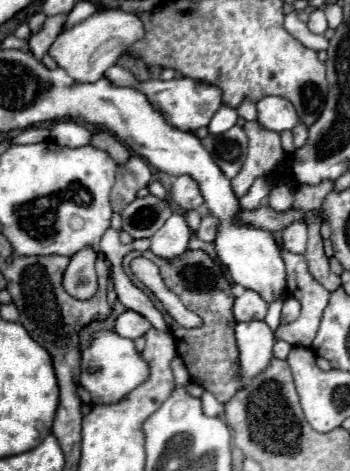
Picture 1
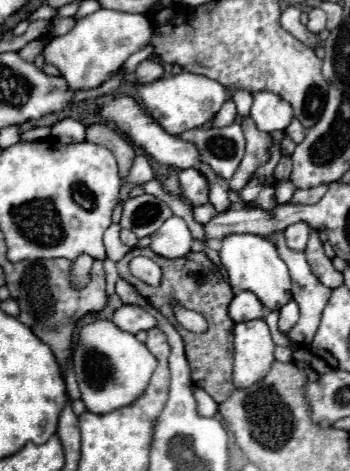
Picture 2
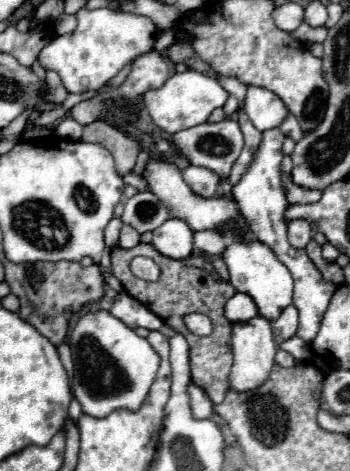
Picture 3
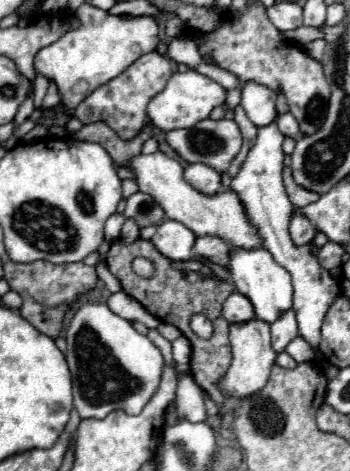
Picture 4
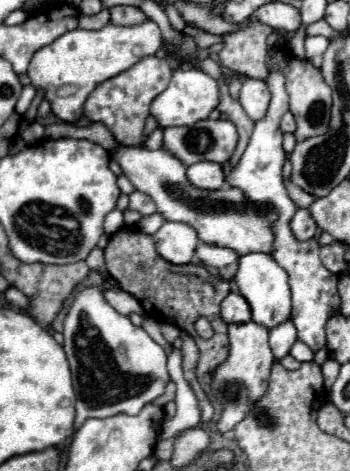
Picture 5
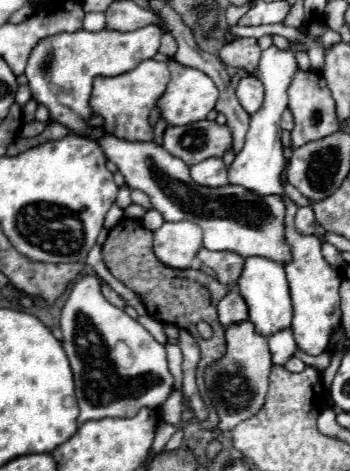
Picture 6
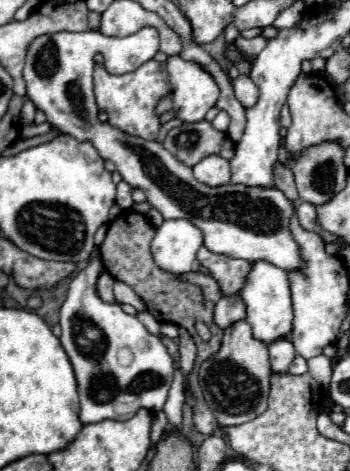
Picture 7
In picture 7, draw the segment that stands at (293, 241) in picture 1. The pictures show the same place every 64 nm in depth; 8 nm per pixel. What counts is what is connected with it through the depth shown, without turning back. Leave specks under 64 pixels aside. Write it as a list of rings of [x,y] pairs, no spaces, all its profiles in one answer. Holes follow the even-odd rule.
[[[302,202],[302,204],[296,208],[296,216],[298,216],[300,226],[302,226],[304,230],[314,230],[314,226],[316,226],[316,206],[314,206],[314,204]]]

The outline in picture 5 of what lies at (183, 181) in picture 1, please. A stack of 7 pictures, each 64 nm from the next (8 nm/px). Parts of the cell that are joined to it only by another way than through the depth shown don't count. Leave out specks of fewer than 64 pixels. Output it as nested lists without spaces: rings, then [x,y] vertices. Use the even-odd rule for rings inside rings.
[[[198,162],[188,166],[188,180],[196,188],[204,188],[204,190],[216,190],[226,184],[222,166],[218,162]]]

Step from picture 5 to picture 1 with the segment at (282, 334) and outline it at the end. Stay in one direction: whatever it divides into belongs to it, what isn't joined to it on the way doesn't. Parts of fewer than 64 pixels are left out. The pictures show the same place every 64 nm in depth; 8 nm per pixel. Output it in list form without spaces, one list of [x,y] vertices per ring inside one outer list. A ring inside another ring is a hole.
[[[288,296],[284,300],[284,306],[282,306],[282,324],[296,320],[298,314],[300,314],[300,302],[294,296]]]

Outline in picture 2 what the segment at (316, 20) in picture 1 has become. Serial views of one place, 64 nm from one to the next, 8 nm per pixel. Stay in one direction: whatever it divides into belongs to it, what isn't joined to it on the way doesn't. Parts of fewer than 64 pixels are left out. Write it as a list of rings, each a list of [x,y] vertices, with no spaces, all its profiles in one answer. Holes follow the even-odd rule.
[[[316,6],[316,8],[312,8],[308,12],[308,30],[314,32],[314,34],[318,34],[324,28],[326,28],[326,14],[324,14],[322,8]]]

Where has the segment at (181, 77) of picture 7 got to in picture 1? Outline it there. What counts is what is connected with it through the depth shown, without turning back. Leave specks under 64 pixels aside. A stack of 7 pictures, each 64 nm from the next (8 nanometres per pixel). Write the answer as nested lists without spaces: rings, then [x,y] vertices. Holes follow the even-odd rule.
[[[118,64],[110,67],[105,76],[114,85],[140,90],[148,98],[148,102],[166,118],[166,122],[182,132],[196,132],[198,128],[208,126],[212,116],[222,106],[222,90],[208,82],[200,82],[200,80],[192,80],[192,78],[138,81],[130,71]]]

